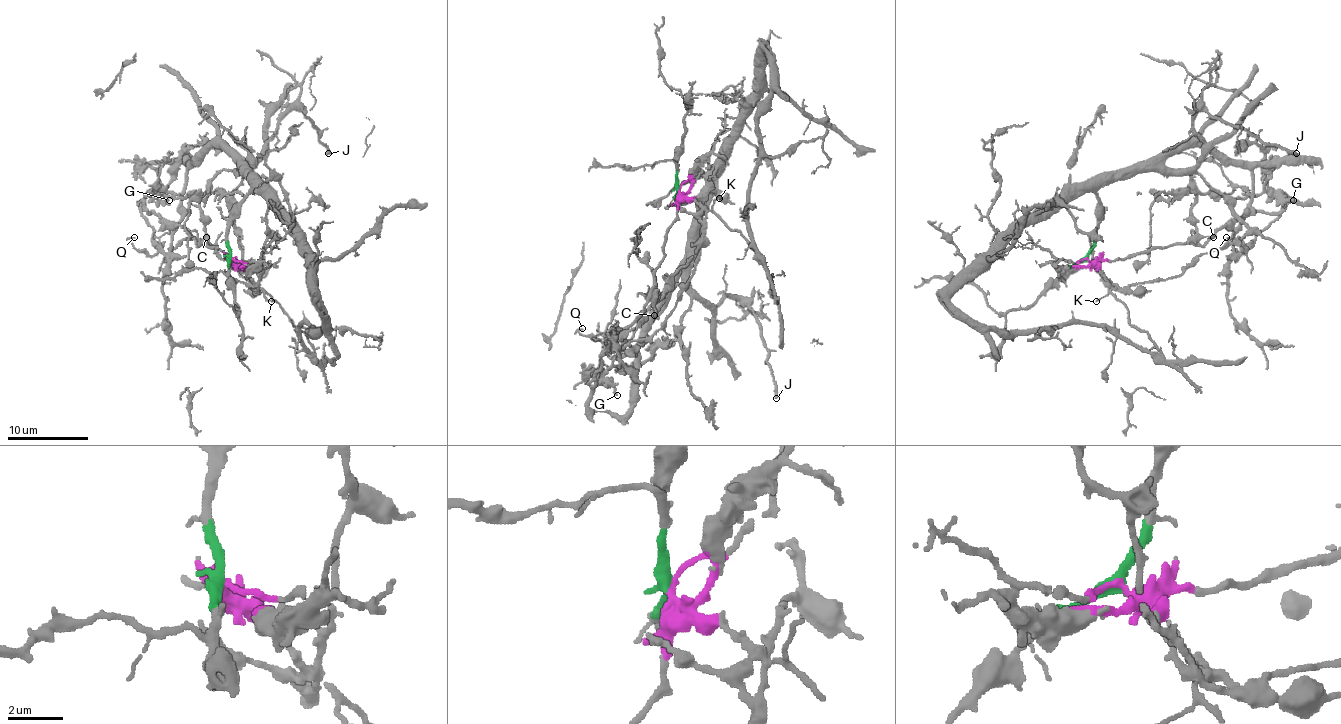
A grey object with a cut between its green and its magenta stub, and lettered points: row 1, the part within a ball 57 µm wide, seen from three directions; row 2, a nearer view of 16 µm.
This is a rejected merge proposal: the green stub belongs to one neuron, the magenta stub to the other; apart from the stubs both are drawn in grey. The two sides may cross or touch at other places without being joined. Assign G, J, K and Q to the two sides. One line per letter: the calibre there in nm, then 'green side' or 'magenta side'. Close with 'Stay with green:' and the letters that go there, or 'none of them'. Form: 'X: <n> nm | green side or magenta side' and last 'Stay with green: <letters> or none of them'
G: 260 nm | magenta side
J: 360 nm | green side
K: 130 nm | magenta side
Q: 190 nm | magenta side
Stay with green: J

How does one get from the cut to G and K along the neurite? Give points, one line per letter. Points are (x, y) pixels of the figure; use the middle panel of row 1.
G: (680, 189), (678, 219), (667, 231), (649, 302), (609, 342), (601, 358), (593, 390), (609, 384), (617, 394)
K: (680, 189), (708, 209), (712, 209), (714, 201), (720, 197)

